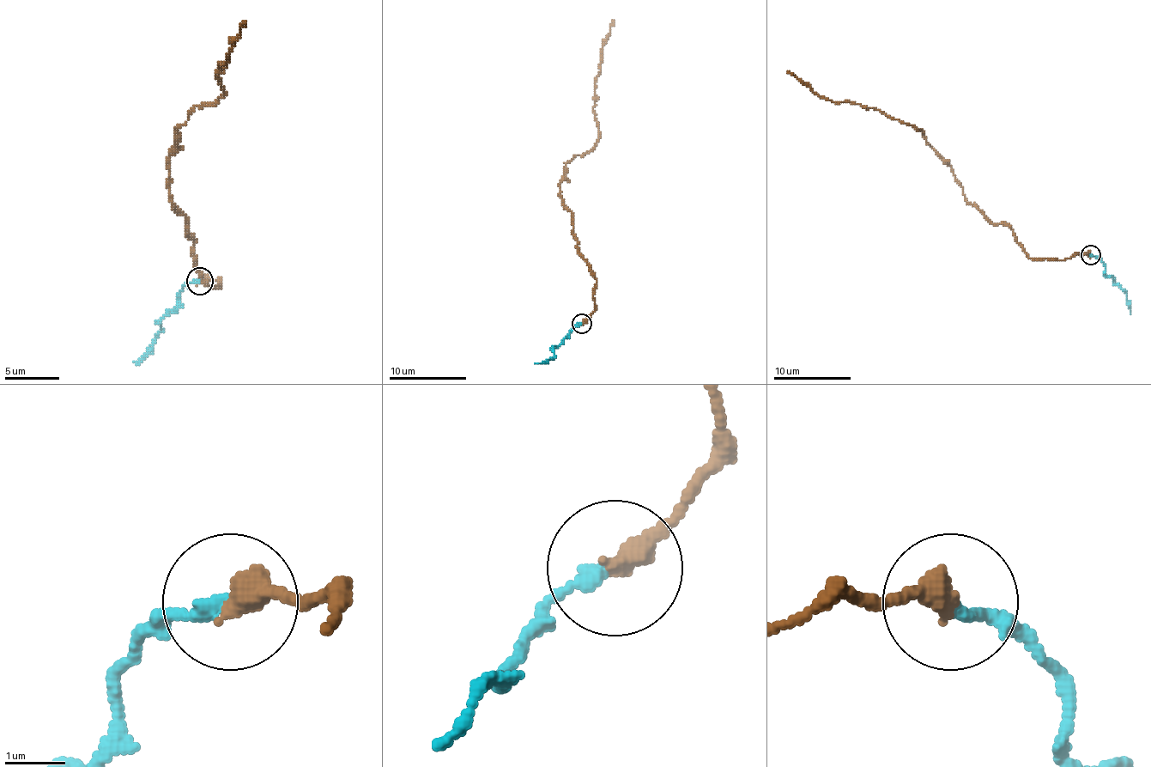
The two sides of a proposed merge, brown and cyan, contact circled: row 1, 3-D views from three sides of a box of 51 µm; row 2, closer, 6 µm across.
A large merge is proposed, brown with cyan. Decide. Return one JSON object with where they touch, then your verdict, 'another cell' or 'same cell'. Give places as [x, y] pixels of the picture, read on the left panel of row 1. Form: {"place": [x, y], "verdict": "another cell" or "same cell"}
{"place": [200, 281], "verdict": "another cell"}

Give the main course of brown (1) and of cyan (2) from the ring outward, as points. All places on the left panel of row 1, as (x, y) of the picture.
1: (199, 280), (221, 285), (193, 261), (169, 152), (188, 113), (221, 97), (215, 76), (245, 21)
2: (199, 280), (183, 288), (177, 307), (160, 321), (155, 343), (134, 362)

